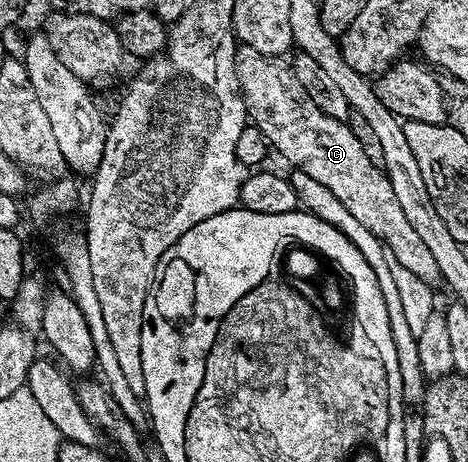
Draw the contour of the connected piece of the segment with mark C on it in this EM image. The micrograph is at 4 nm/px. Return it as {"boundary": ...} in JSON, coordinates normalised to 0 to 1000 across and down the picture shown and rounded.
{"boundary":[[[577,113],[551,115],[560,117],[547,119],[513,152],[532,262],[560,284],[560,297],[583,323],[588,316],[603,331],[607,348],[622,351],[628,368],[645,368],[667,381],[667,390],[684,390],[684,398],[692,398],[692,407],[701,407],[701,416],[709,416],[795,511],[816,522],[835,558],[855,563],[880,597],[934,613],[932,563],[880,485],[872,485],[872,468],[863,468],[863,450],[855,450],[846,416],[838,416],[823,366],[803,361],[778,338],[767,303],[739,264],[686,240],[645,180],[639,154],[603,128],[609,123]]]}

